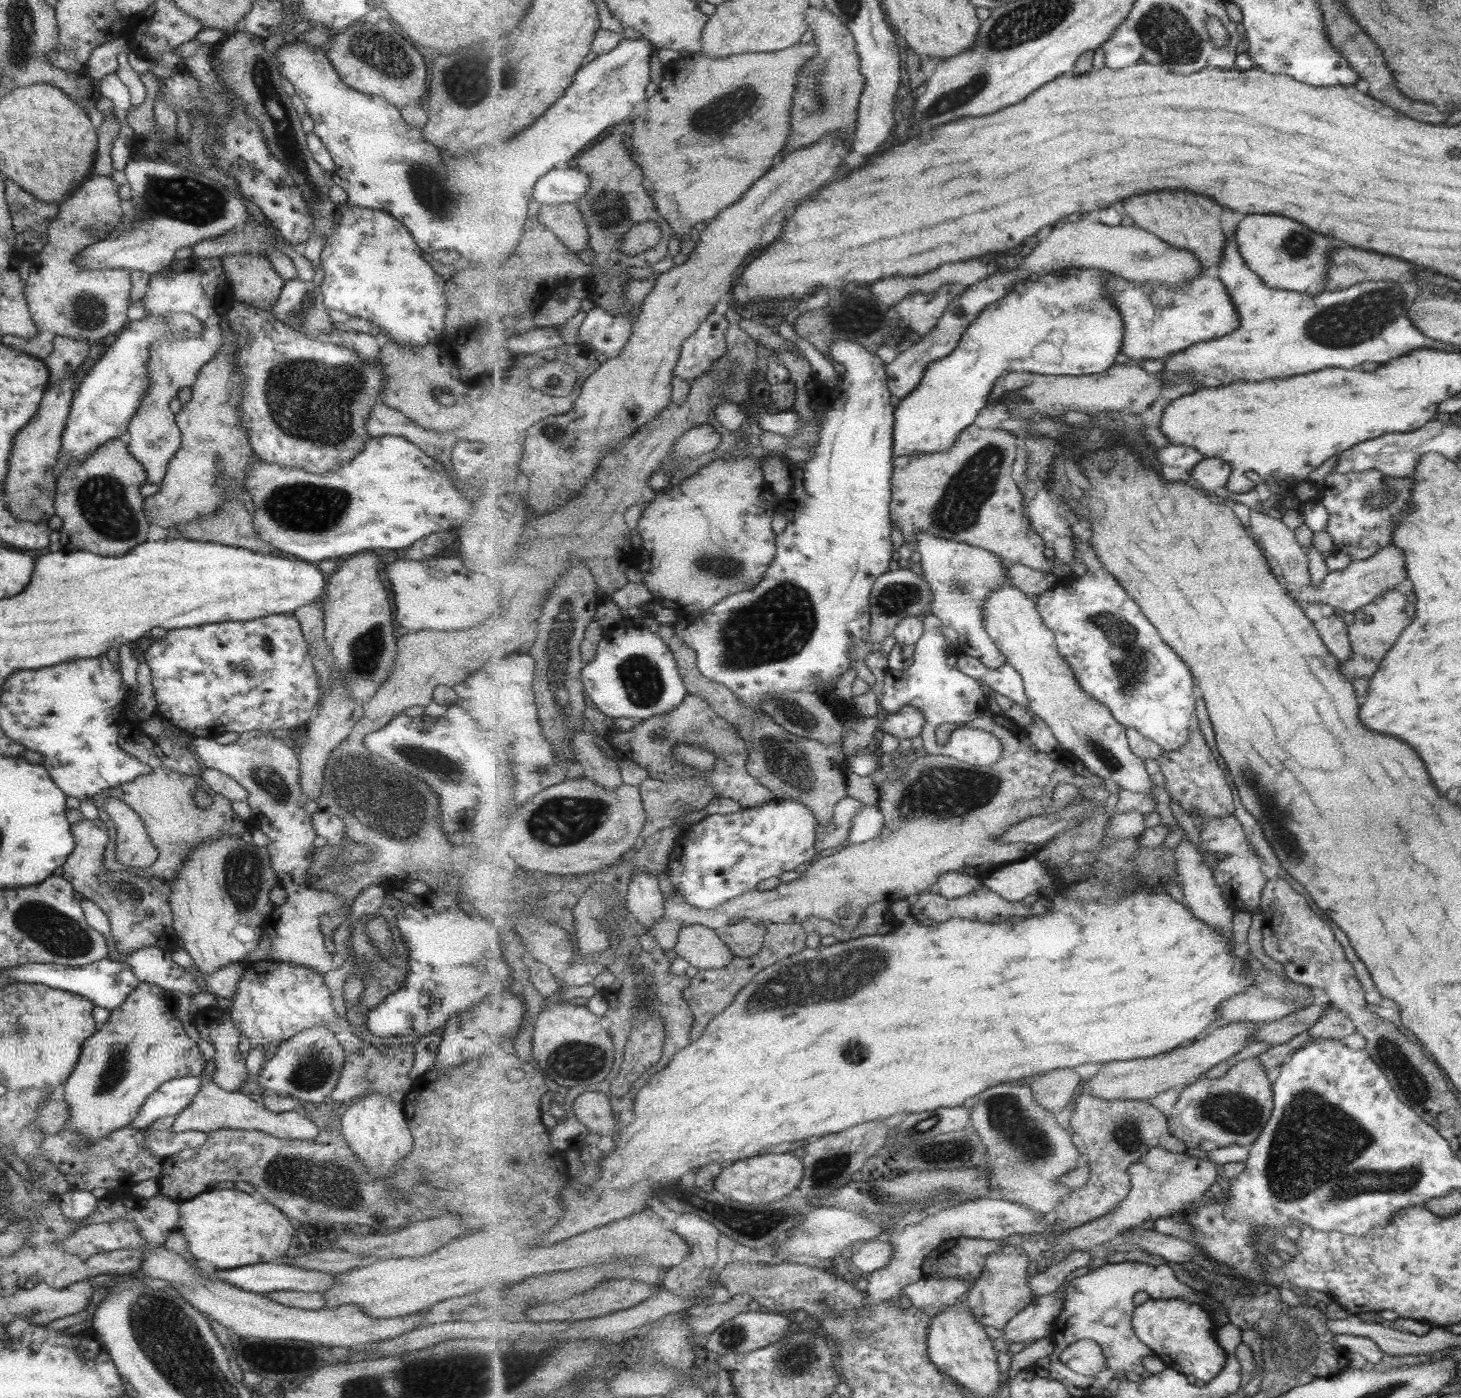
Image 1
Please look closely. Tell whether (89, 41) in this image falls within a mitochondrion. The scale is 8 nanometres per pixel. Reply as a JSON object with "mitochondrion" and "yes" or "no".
{"mitochondrion":"no"}

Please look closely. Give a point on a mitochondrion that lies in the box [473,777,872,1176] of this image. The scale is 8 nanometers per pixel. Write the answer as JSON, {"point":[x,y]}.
{"point":[559,821]}

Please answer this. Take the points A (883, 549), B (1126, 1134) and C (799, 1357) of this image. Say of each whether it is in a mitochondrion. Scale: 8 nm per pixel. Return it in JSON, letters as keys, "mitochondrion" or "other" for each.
{"A":"other","B":"mitochondrion","C":"mitochondrion"}

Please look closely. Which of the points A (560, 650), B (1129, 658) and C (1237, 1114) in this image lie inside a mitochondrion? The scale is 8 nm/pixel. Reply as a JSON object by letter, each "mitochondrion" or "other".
{"A":"mitochondrion","B":"mitochondrion","C":"mitochondrion"}

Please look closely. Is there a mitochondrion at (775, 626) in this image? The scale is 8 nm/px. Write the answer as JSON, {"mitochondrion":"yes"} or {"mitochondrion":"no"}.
{"mitochondrion":"yes"}

